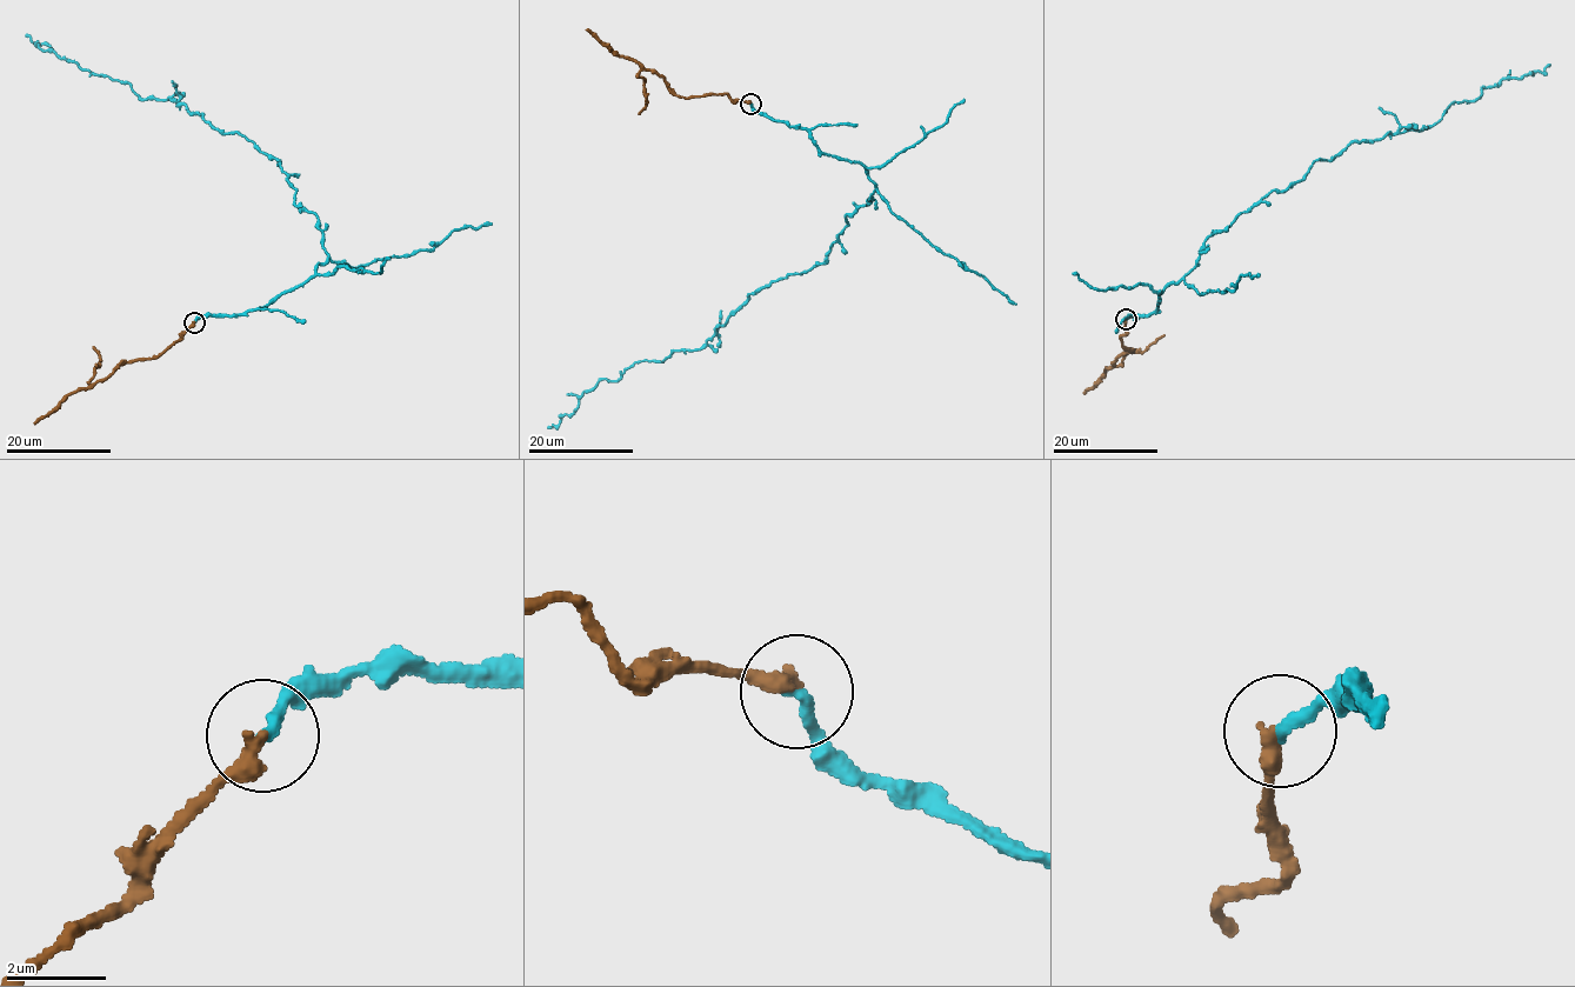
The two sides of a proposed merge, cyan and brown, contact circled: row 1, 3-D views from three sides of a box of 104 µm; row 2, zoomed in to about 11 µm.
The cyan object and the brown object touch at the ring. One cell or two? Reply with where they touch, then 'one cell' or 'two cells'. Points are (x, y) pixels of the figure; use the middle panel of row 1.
at (751, 104); one cell

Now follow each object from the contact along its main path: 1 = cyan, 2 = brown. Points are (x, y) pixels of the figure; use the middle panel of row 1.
1: (751, 104), (863, 166), (873, 199), (847, 213), (825, 261), (758, 288), (699, 348), (601, 379), (548, 428)
2: (751, 102), (735, 102), (726, 94), (675, 94), (658, 74), (621, 57), (586, 28)

